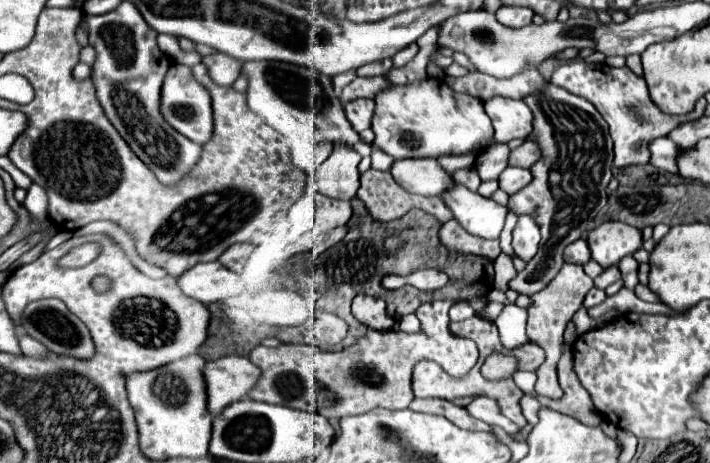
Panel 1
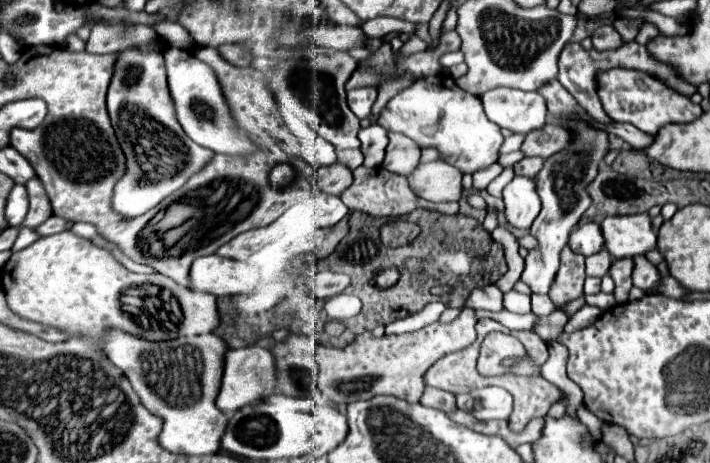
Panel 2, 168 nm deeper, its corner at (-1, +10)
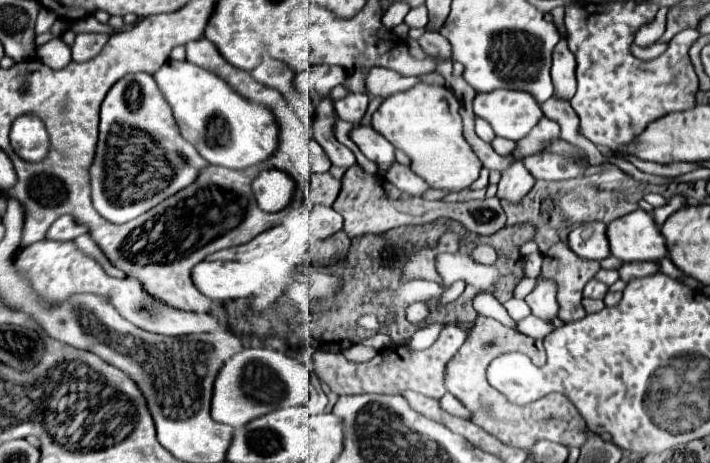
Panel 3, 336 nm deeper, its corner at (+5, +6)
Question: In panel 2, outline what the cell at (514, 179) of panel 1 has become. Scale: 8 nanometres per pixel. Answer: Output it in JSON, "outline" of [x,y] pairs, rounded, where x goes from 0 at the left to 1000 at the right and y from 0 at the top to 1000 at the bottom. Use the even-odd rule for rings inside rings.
{"outline":[[[735,341],[727,359],[724,359],[724,376],[727,380],[744,380],[752,384],[761,363],[766,359],[766,341]]]}

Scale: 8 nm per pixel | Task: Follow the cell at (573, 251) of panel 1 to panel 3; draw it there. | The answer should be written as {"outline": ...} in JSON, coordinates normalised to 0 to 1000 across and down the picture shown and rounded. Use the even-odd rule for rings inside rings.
{"outline":[[[831,479],[808,492],[800,510],[803,536],[828,562],[851,562],[859,553],[859,531],[854,523],[854,484]]]}

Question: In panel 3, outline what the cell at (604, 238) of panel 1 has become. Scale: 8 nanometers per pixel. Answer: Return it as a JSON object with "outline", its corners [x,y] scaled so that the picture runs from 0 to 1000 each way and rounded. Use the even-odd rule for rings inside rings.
{"outline":[[[893,454],[856,484],[862,549],[876,566],[930,562],[938,553],[938,518],[918,462]]]}

